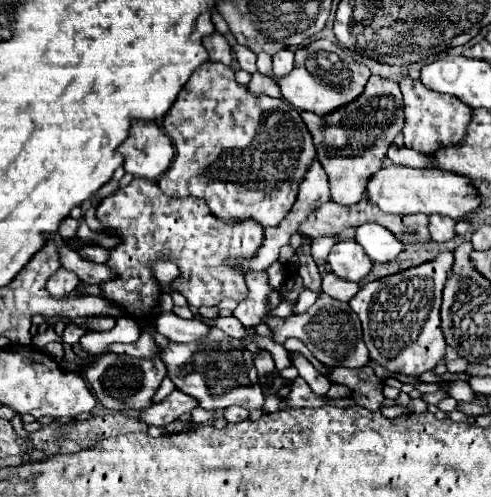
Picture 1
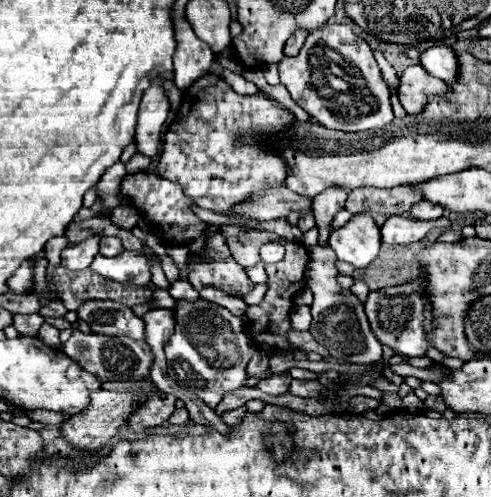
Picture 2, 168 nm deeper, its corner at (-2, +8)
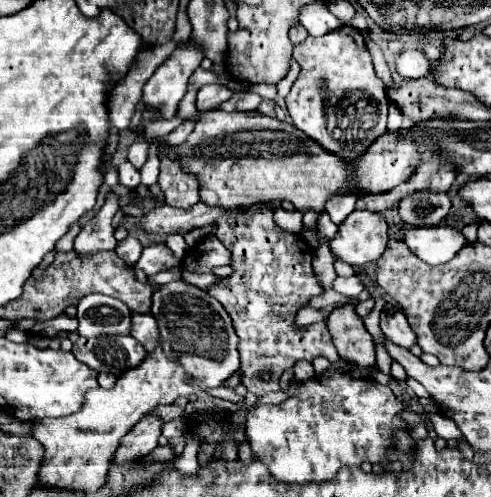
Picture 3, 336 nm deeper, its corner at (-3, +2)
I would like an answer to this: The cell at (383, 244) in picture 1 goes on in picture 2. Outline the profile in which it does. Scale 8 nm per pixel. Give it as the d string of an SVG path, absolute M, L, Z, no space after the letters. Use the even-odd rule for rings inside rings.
M391 216L381 226L381 236L383 236L383 242L387 244L421 242L427 236L427 232L429 232L427 220L415 220L415 218L405 218L405 216Z

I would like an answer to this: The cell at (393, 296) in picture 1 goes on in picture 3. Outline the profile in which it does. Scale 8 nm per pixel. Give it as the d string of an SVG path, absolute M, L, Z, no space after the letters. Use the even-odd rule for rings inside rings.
M388 304L386 310L380 314L380 328L382 328L384 336L400 348L410 350L416 344L416 334L412 332L412 328L400 308L394 308Z

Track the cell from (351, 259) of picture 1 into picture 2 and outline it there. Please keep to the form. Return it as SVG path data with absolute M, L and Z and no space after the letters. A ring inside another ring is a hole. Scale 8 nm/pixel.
M353 214L345 226L331 232L329 246L337 254L337 260L365 268L379 254L381 228L371 214Z

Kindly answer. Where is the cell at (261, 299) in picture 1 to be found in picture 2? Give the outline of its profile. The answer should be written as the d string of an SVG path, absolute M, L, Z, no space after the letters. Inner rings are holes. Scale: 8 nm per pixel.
M201 250L199 254L191 252L187 256L187 278L197 290L205 284L215 284L225 292L229 292L229 288L247 292L253 286L243 268L233 258L213 260L205 250Z

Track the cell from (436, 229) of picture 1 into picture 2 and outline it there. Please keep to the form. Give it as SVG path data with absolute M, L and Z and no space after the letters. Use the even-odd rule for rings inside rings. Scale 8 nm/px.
M421 200L417 204L413 204L411 214L419 220L437 220L443 214L443 208L439 204L431 204L429 200Z

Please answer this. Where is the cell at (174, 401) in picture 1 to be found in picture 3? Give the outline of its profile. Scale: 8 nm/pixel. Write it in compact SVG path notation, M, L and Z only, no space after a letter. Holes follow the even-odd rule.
M148 414L140 420L122 440L114 454L118 464L126 464L150 454L158 446L158 436L162 434L162 418L156 414Z

